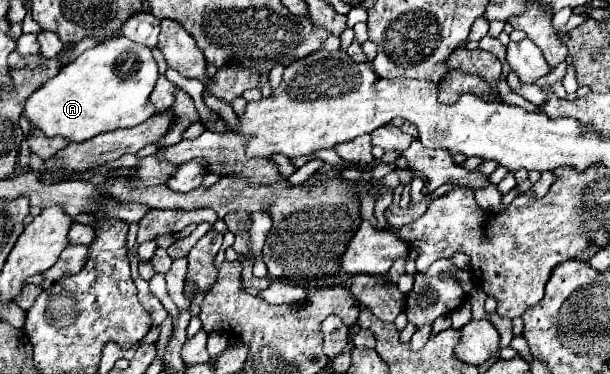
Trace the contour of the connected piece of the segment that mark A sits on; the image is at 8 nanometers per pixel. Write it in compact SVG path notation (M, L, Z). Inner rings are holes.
M114 37L92 49L86 49L76 61L64 65L56 77L48 79L42 87L38 87L24 101L22 115L30 121L32 127L38 127L46 137L64 137L68 141L82 143L92 139L94 135L116 129L128 129L152 117L154 109L148 105L148 97L154 89L156 79L158 79L158 65L152 57L152 51L146 45L134 43L126 37Z

